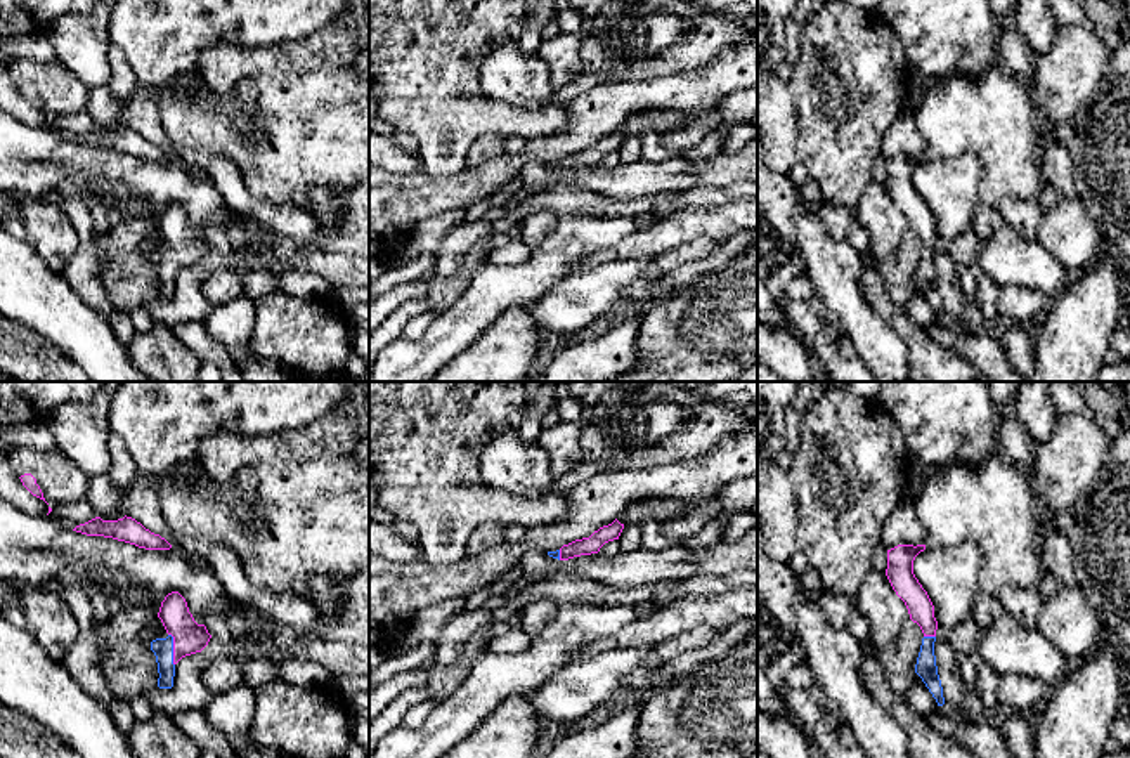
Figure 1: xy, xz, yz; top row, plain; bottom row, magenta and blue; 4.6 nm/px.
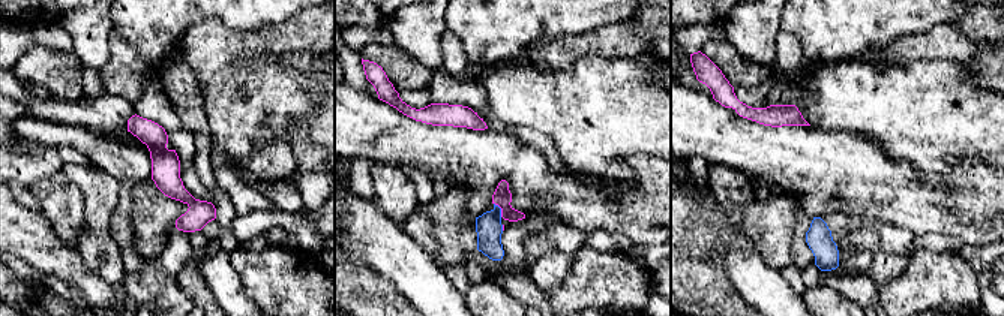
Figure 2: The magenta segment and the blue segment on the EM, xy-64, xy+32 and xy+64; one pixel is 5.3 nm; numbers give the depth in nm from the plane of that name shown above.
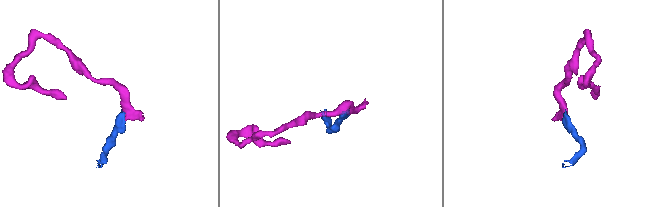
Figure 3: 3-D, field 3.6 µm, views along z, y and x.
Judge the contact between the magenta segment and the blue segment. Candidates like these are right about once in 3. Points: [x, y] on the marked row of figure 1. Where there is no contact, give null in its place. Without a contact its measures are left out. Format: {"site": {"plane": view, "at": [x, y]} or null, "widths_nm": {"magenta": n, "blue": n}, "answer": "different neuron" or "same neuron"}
{"site": {"plane": "xy", "at": [174, 649]}, "widths_nm": {"magenta": 150, "blue": 100}, "answer": "same neuron"}

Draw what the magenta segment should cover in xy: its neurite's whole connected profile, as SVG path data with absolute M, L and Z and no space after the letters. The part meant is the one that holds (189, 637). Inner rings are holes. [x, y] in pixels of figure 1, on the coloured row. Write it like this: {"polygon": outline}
{"polygon": "M172 591L161 602L158 618L161 619L168 637L151 642L151 650L158 663L158 687L172 689L175 664L191 654L201 652L211 635L205 624L198 624L189 612L185 598L179 591Z"}

